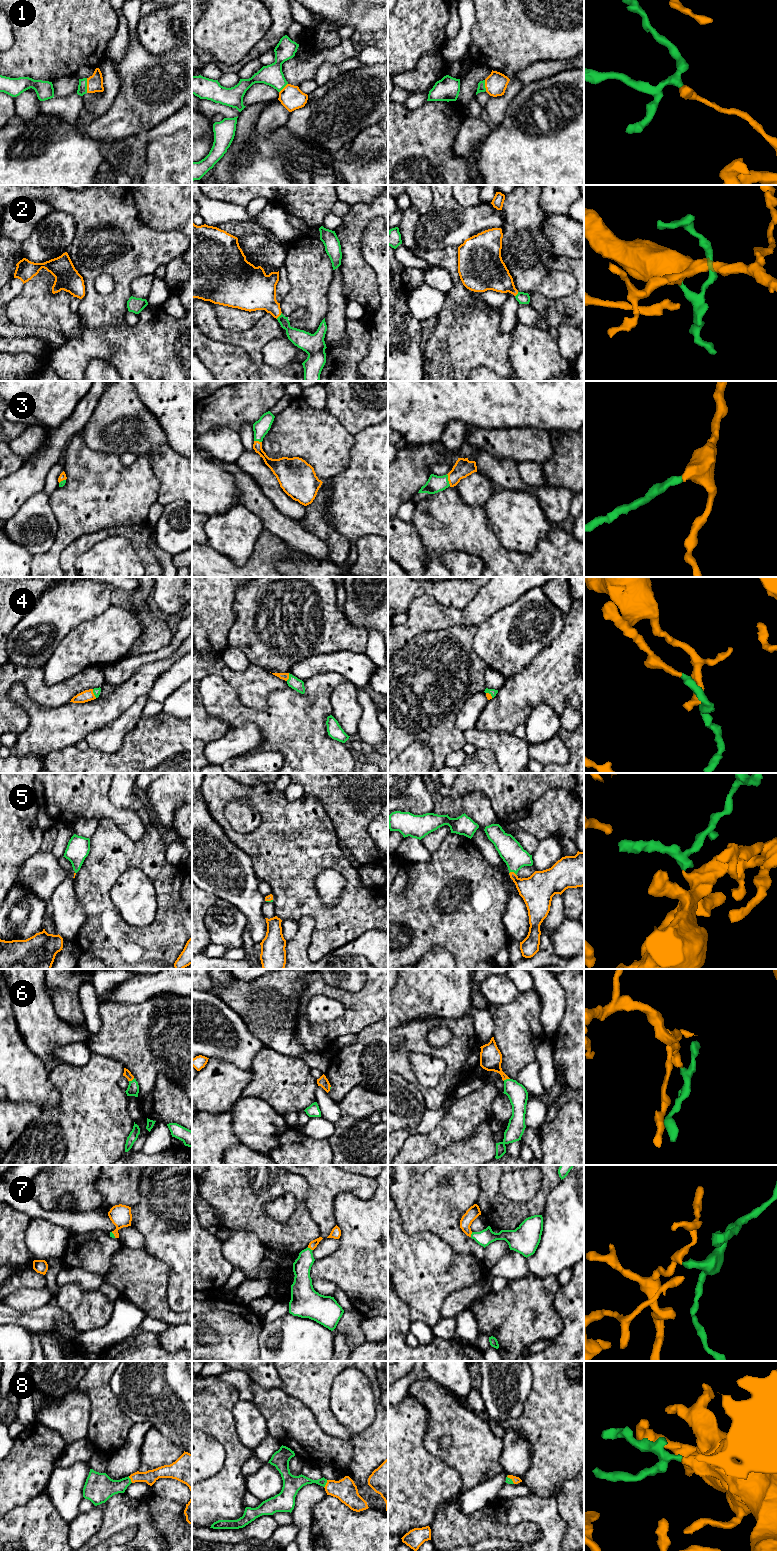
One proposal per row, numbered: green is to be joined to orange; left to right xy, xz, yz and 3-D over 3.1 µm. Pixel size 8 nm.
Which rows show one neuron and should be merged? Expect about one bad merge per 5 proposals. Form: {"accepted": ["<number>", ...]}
{"accepted": ["1", "2", "3", "4", "5", "6", "7", "8"]}

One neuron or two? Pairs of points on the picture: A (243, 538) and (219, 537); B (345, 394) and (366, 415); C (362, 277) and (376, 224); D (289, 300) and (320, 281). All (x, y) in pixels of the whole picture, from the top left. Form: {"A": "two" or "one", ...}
{"A": "one", "B": "one", "C": "two", "D": "one"}

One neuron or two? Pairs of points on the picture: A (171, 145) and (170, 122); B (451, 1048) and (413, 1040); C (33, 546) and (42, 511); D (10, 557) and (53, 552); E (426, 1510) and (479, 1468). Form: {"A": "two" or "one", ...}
{"A": "two", "B": "one", "C": "one", "D": "two", "E": "two"}

